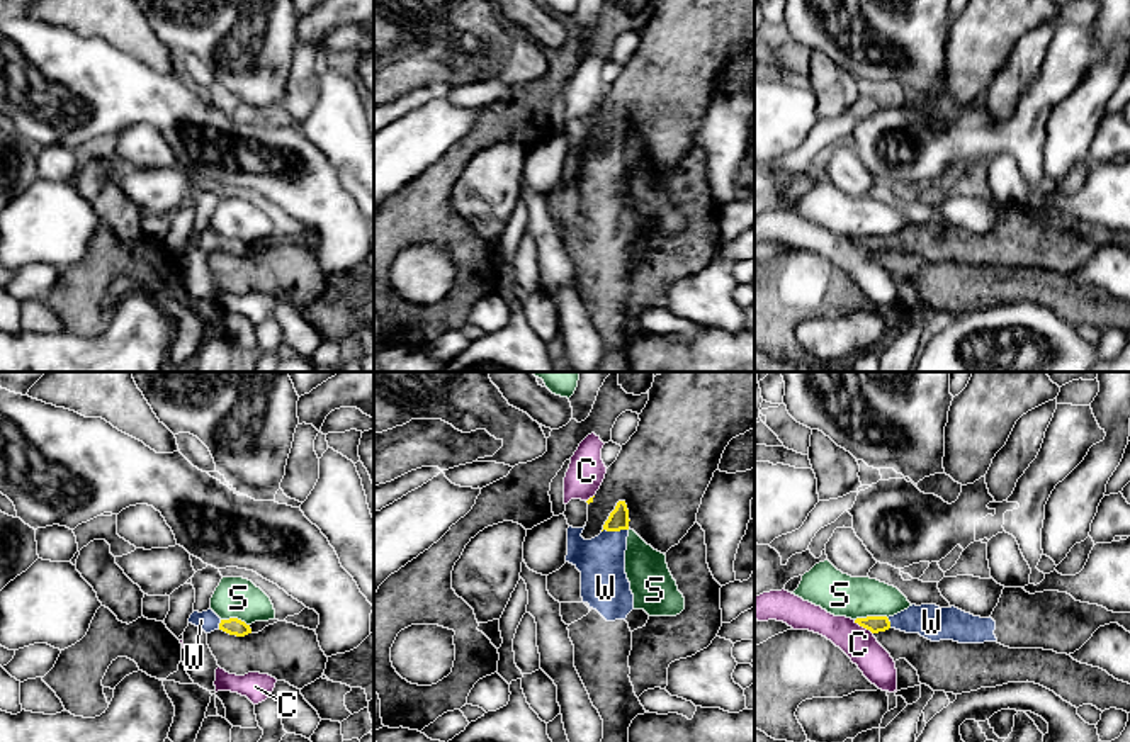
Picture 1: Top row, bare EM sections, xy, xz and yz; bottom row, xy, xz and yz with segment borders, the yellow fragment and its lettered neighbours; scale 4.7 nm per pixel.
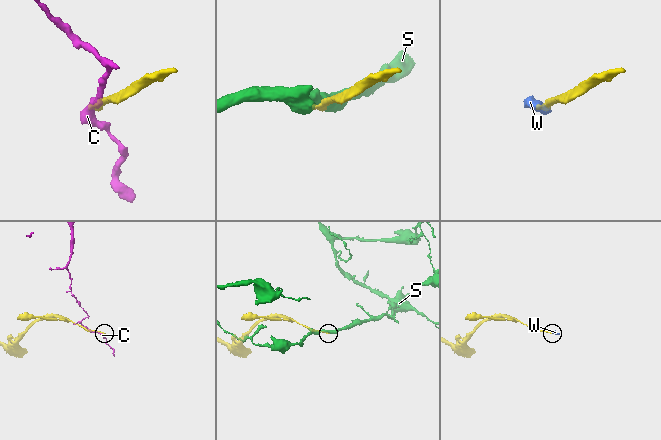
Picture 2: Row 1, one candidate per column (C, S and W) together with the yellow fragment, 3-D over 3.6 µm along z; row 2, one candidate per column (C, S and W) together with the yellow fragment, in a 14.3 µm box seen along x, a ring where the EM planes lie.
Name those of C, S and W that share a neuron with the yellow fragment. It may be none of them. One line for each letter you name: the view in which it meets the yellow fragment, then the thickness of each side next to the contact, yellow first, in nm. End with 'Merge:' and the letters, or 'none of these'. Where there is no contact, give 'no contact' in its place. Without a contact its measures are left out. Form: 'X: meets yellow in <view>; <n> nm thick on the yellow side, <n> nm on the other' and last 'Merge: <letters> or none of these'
W: meets yellow in xz; 100 nm thick on the yellow side, 220 nm on the other
Merge: W

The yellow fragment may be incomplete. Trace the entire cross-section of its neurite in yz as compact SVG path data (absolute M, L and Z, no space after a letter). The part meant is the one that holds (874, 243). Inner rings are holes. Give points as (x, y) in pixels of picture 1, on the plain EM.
M1004 207L989 238L974 236L955 226L909 226L894 236L856 238L872 253L896 248L940 261L997 261L1009 268L1043 268L1074 273L1105 245L1118 243L1130 251L1130 233L1113 233L1103 226L1076 221L1067 212L1030 214L1023 207Z

